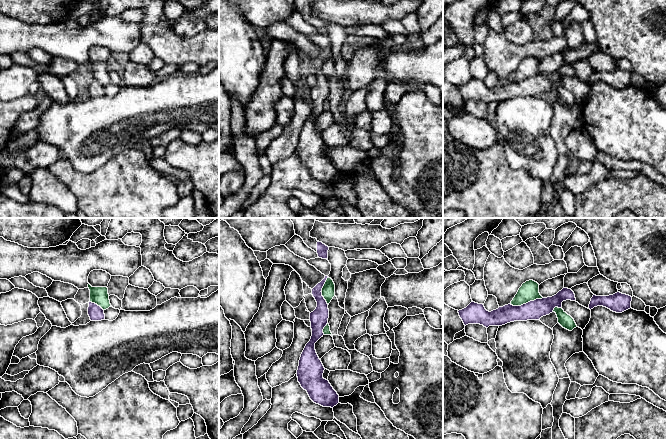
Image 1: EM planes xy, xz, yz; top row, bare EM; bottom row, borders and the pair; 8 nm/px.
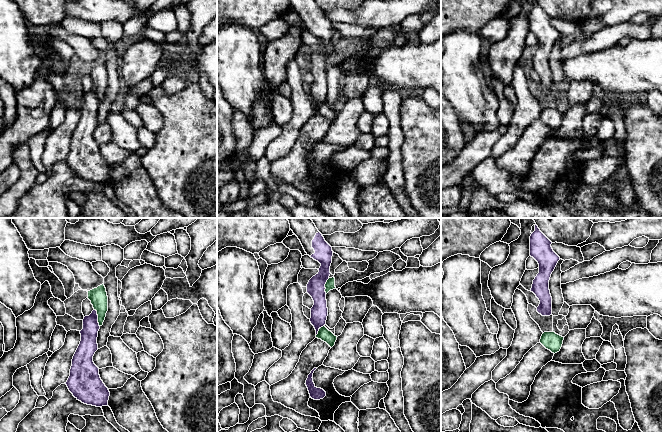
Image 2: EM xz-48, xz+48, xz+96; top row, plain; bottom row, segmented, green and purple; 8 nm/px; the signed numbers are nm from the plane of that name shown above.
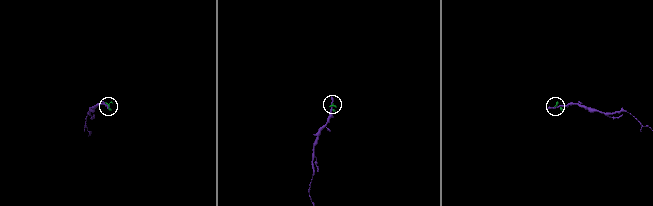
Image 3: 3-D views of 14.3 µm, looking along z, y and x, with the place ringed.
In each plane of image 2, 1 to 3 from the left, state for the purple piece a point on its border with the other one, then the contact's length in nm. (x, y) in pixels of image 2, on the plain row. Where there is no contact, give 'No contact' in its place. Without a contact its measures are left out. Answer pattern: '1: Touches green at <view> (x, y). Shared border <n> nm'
1: Touches green at xz-48 (98, 94). Shared border 150 nm
2: Touches green at xz+48 (325, 62). Shared border 130 nm
3: No contact

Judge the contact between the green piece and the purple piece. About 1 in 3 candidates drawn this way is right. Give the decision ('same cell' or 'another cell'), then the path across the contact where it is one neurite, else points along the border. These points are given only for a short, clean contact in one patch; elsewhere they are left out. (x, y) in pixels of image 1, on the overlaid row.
another cell | along yz (542, 297), (520, 305), (510, 304)

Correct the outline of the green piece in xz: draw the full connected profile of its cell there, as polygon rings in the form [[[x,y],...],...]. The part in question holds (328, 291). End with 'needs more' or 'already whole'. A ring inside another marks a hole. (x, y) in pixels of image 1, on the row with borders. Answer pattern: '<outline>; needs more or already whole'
[[[327,278],[323,288],[322,288],[322,296],[326,300],[327,304],[331,302],[333,297],[335,296],[335,284],[331,278]]]; already whole

